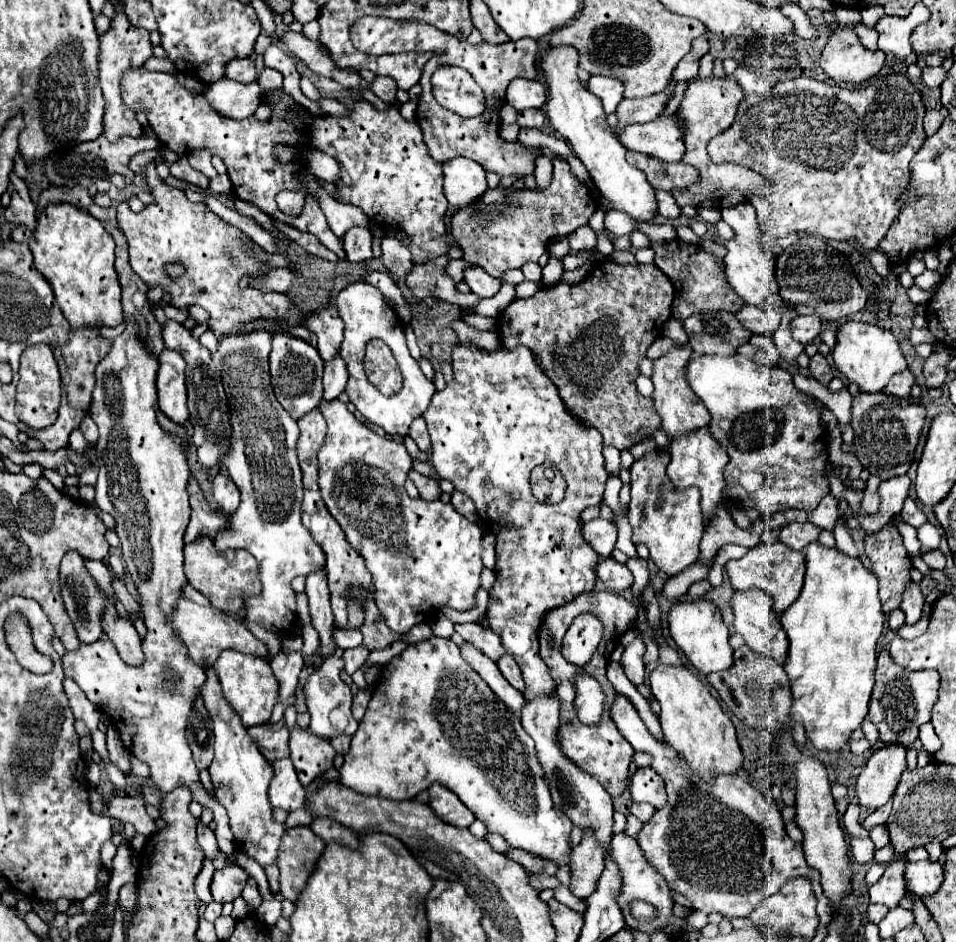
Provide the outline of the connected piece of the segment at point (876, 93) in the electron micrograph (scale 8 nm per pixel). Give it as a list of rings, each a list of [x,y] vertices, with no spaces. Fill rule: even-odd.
[[[891,73],[875,77],[871,85],[859,89],[829,85],[815,77],[799,75],[777,83],[765,95],[747,93],[733,125],[715,135],[709,141],[707,151],[715,163],[741,163],[767,179],[769,191],[755,197],[763,201],[763,207],[757,209],[763,233],[785,237],[791,231],[807,231],[809,235],[837,241],[855,237],[865,249],[877,249],[903,207],[901,195],[911,181],[909,161],[927,139],[923,117],[925,105],[921,95],[905,75]]]

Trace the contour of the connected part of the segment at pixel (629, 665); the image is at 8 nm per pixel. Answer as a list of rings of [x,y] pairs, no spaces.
[[[637,637],[631,645],[625,647],[625,653],[621,657],[621,665],[625,675],[635,683],[641,685],[645,681],[645,663],[643,663],[643,655],[645,655],[645,643]]]

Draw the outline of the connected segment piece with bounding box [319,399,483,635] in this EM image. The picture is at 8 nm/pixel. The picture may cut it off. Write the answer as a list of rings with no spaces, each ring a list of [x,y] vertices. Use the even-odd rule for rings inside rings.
[[[339,399],[325,403],[325,407],[321,407],[321,413],[327,421],[327,437],[319,451],[321,495],[329,513],[345,531],[349,545],[365,557],[365,563],[375,581],[377,605],[385,615],[389,627],[395,633],[403,635],[419,623],[429,623],[439,607],[453,607],[459,611],[471,609],[475,603],[475,593],[481,587],[483,571],[483,531],[479,529],[479,525],[467,521],[453,509],[451,503],[429,503],[423,499],[407,497],[403,483],[409,469],[413,467],[413,461],[403,443],[395,443],[393,439],[381,437],[367,429]],[[347,489],[369,489],[369,497],[363,499],[363,495],[353,495]]]

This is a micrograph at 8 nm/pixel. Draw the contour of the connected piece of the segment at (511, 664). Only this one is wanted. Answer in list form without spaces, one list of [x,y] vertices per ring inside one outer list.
[[[503,655],[501,659],[497,659],[497,667],[499,671],[503,673],[503,677],[519,691],[525,689],[525,683],[523,683],[523,677],[521,677],[521,671],[519,671],[519,665],[515,663],[515,659],[511,655]]]

